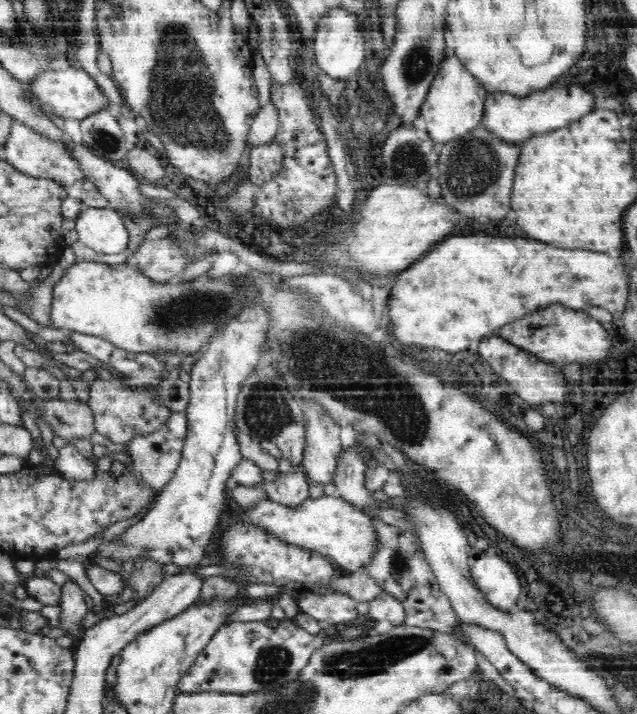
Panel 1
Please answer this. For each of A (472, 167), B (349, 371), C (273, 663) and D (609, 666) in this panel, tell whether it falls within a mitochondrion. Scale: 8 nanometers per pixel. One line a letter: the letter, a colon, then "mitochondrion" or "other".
A: mitochondrion
B: mitochondrion
C: mitochondrion
D: other

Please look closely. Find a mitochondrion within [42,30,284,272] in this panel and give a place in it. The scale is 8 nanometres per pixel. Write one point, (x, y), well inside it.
(105, 142)

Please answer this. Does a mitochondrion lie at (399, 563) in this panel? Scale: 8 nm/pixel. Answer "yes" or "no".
yes

